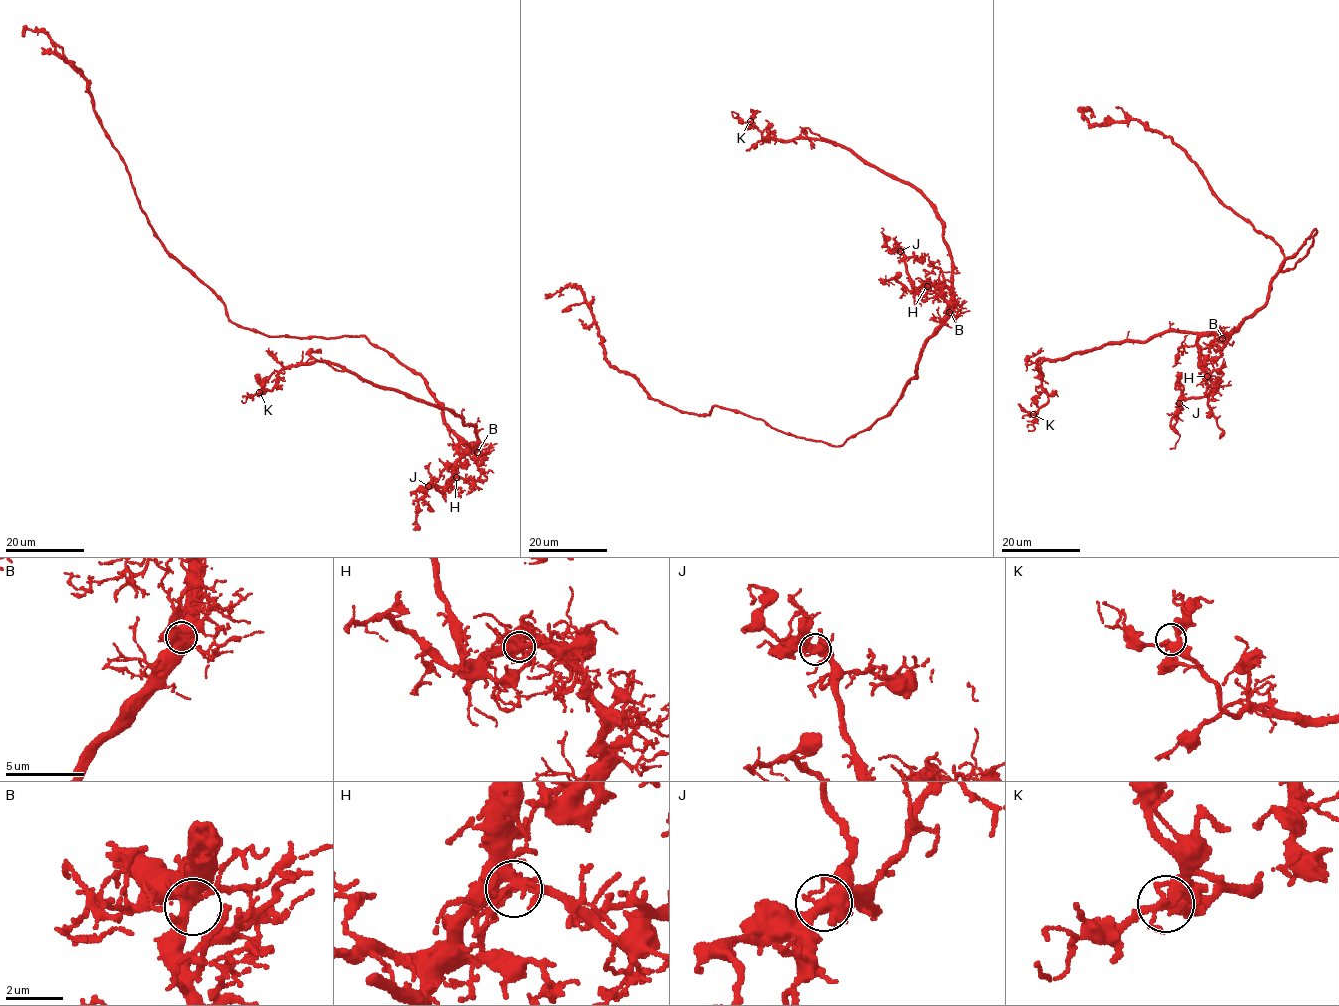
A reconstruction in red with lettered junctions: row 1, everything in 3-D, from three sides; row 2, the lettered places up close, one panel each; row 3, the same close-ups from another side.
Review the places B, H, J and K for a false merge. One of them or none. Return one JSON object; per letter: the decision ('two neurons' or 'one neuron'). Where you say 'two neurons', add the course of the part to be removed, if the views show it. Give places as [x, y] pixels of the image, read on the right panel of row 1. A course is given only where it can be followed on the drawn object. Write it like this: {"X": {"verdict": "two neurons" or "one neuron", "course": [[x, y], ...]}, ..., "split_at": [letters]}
{"B": {"verdict": "one neuron"}, "H": {"verdict": "one neuron"}, "J": {"verdict": "two neurons", "course": [[1179, 403], [1181, 409], [1172, 417], [1170, 425], [1179, 438], [1175, 447], [1170, 449]]}, "K": {"verdict": "one neuron"}, "split_at": ["J"]}

